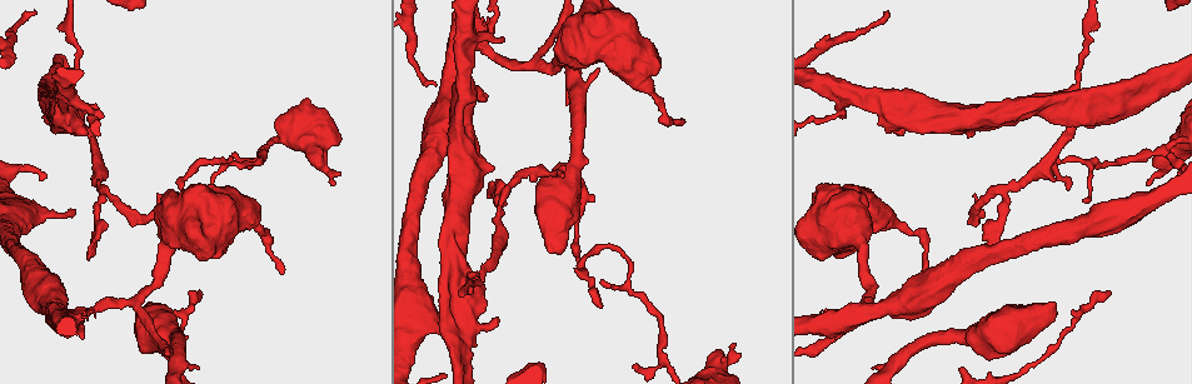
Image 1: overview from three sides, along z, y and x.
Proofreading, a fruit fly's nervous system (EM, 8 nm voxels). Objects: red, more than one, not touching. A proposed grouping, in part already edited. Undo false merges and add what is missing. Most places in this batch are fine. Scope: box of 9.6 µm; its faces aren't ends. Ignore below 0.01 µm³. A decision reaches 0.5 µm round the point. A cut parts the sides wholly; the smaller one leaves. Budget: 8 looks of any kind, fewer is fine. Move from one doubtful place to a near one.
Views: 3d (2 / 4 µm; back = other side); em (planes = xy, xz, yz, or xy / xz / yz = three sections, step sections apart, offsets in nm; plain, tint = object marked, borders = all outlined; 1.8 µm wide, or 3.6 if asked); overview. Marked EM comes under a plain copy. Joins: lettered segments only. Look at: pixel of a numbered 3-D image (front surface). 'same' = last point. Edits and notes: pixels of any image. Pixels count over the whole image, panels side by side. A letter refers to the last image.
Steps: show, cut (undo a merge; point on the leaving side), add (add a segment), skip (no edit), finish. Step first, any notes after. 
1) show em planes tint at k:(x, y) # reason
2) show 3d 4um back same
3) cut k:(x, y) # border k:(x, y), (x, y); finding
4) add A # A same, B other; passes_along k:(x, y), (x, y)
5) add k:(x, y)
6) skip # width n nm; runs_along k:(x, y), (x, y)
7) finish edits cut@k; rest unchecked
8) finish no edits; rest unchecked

show 3d 2um back at 1:(1109, 290) # thin end

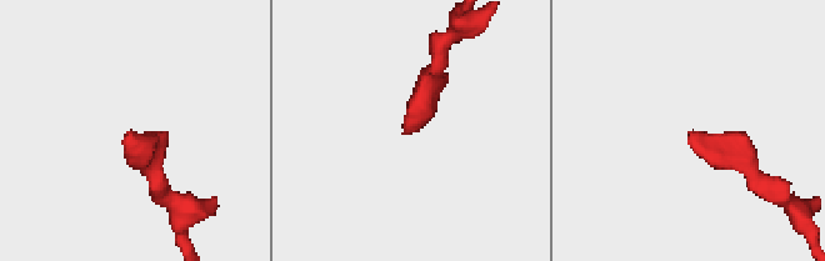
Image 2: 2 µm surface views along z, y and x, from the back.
show em xz step 16 borders at 2:(127, 131)

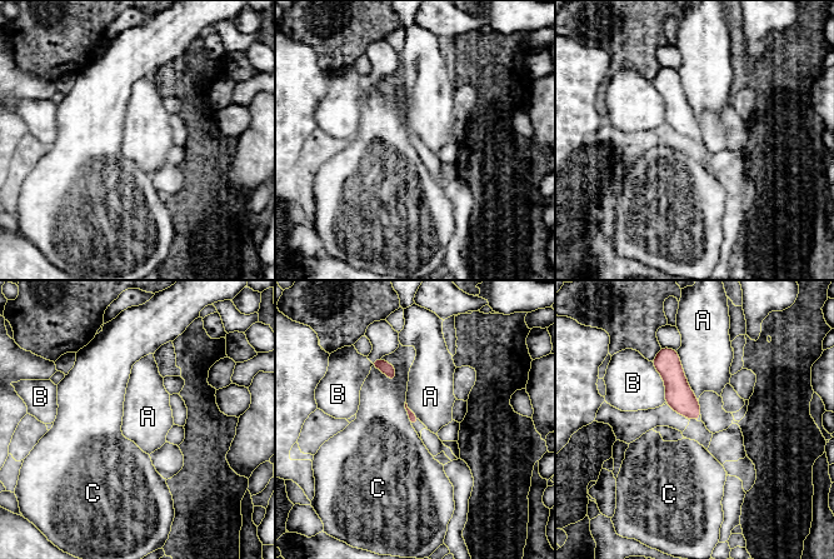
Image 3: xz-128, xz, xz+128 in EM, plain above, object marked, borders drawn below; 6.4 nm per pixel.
skip # longest_contact A 360 nm; A other, B other, C other; no lettered segment goes on from it

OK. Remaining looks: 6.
show em xz step 16 borders at 1:(733, 344)

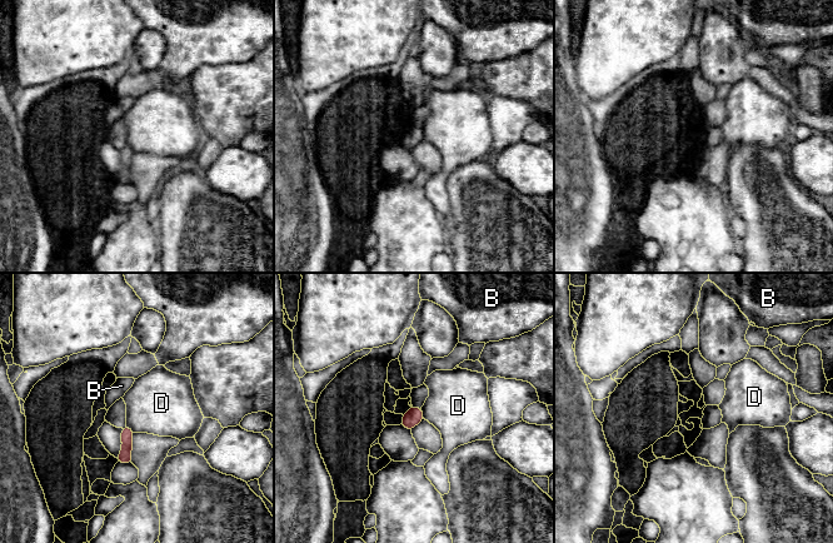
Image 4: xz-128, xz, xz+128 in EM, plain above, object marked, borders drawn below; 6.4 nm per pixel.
skip # B other, D other; border 4:(420, 408), (424, 418); none of them fits

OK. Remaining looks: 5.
show em planes borders at 1:(151, 218) # sharp bend

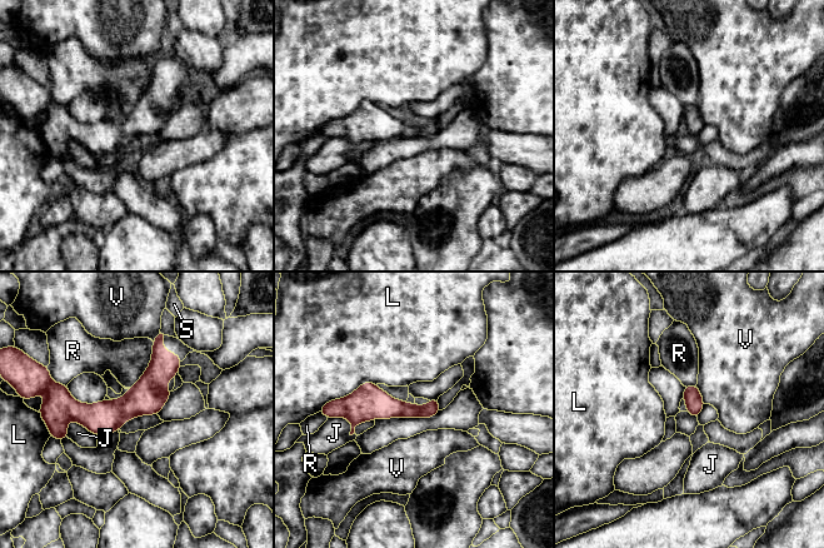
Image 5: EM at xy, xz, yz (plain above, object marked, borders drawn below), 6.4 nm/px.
skip # width 120 nm; J other, L other, R other, S other, V other; border 5:(697, 384), (700, 397), (705, 403); continuous, no second cell

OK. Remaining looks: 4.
finish no edits; rest unchecked

